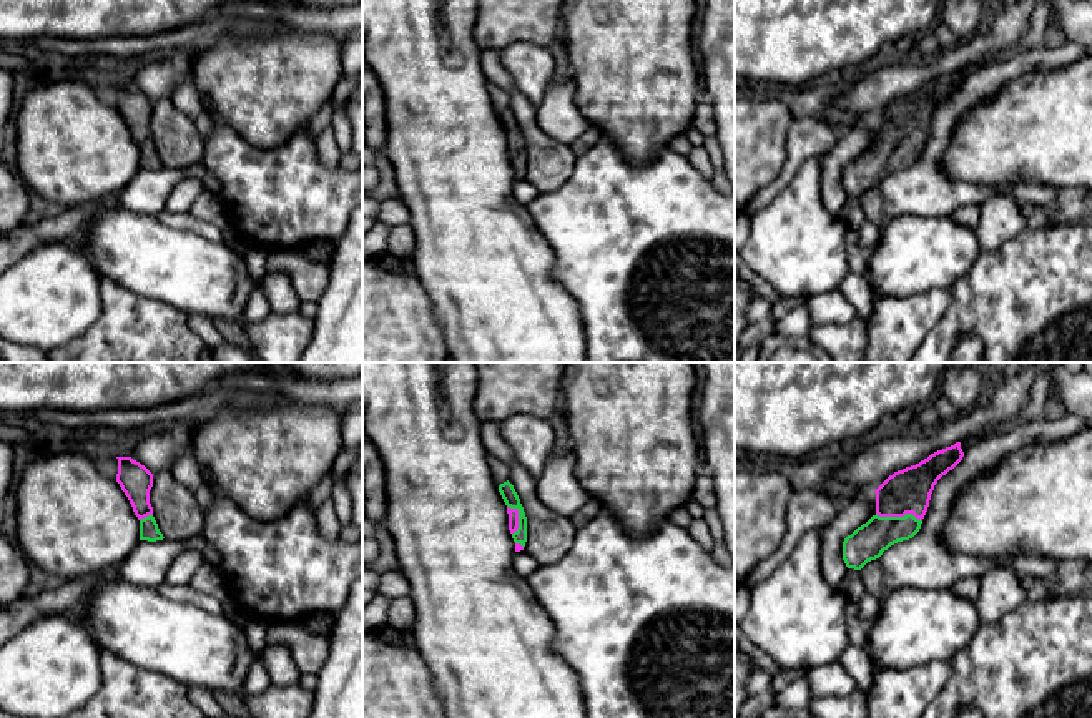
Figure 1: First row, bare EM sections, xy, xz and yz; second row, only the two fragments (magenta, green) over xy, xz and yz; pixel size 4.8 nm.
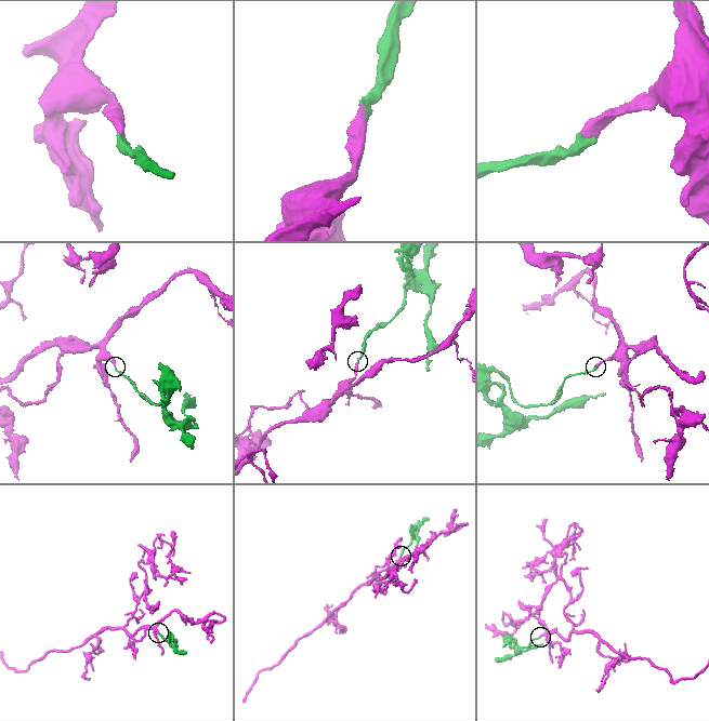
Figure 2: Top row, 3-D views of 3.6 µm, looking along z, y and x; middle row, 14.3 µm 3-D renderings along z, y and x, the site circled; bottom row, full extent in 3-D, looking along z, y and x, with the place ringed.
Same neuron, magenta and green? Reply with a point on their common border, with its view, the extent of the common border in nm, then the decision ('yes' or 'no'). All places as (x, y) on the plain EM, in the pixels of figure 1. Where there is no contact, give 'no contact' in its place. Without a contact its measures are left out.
contact yz (900, 143); length 220 nm; yes

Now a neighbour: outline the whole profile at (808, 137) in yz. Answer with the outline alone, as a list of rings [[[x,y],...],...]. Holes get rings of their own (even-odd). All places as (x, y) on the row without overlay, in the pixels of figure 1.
[[[814,115],[794,116],[788,130],[786,160],[780,176],[748,201],[745,214],[751,218],[765,209],[796,176],[801,165],[828,153],[836,145],[839,135],[831,123]]]

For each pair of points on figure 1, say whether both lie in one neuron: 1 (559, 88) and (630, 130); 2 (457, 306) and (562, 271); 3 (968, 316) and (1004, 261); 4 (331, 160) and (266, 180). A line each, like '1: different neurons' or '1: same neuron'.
1: different neurons
2: different neurons
3: same neuron
4: different neurons

